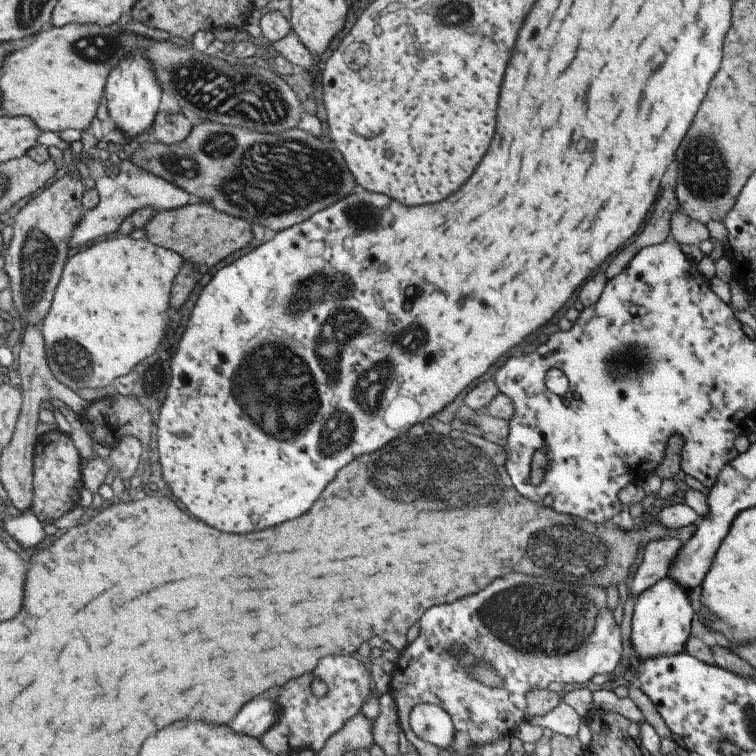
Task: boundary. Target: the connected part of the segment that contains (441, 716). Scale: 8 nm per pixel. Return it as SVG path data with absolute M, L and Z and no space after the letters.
M419 704L410 714L410 728L422 742L437 748L454 744L454 725L451 716L441 706Z

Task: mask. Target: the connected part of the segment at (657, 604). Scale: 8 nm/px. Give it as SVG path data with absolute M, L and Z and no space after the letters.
M664 577L636 598L630 632L630 642L635 651L633 658L646 660L684 653L690 636L690 624L694 620L694 608L689 593L682 586L676 586L672 578Z

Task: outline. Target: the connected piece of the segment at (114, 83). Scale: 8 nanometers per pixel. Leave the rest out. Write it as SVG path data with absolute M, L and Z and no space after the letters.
M140 50L130 52L118 66L110 70L104 97L109 117L126 139L137 142L138 137L152 128L162 98L162 86L158 84L158 78L148 58L144 60L144 52Z

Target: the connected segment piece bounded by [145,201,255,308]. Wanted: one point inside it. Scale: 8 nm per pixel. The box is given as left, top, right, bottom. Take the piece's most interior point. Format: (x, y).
(203, 236)

